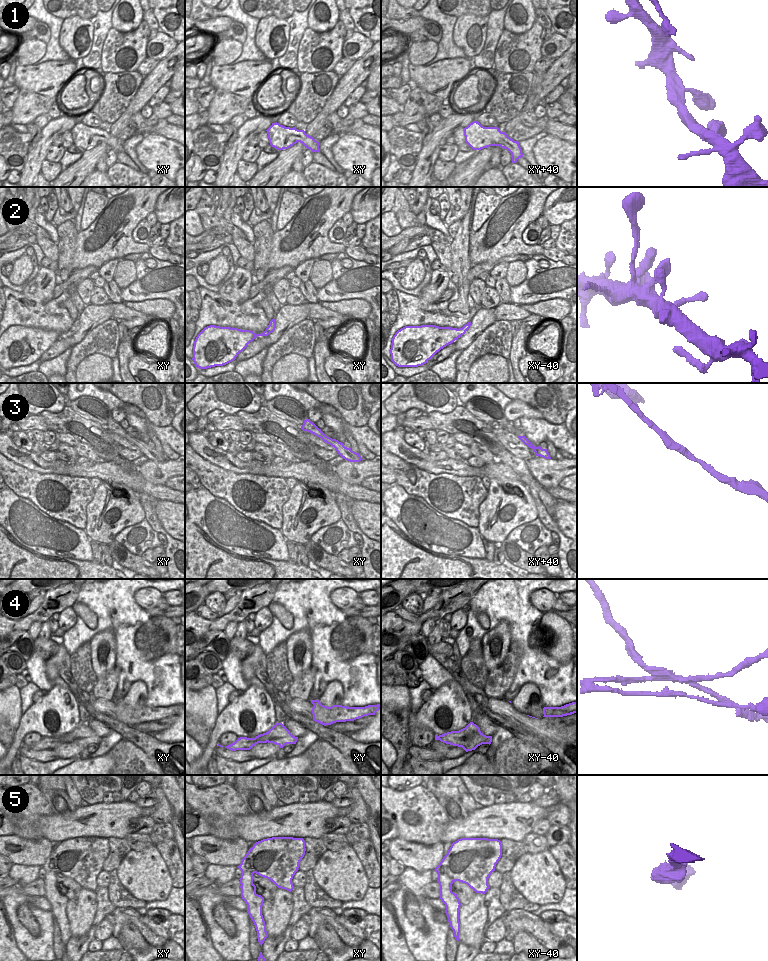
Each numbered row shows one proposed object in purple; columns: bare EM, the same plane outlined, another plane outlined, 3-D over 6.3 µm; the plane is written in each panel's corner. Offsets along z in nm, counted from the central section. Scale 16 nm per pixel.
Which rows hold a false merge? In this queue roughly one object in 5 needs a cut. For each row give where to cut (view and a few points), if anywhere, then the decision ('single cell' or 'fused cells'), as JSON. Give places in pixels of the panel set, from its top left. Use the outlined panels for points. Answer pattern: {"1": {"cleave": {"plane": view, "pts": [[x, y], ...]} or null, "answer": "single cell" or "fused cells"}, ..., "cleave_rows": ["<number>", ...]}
{"1": {"cleave": null, "answer": "single cell"}, "2": {"cleave": null, "answer": "single cell"}, "3": {"cleave": null, "answer": "single cell"}, "4": {"cleave": {"plane": "xy-40", "pts": [[469, 723], [470, 729], [468, 733], [476, 738], [480, 738]]}, "answer": "fused cells"}, "5": {"cleave": null, "answer": "single cell"}, "cleave_rows": ["4"]}

